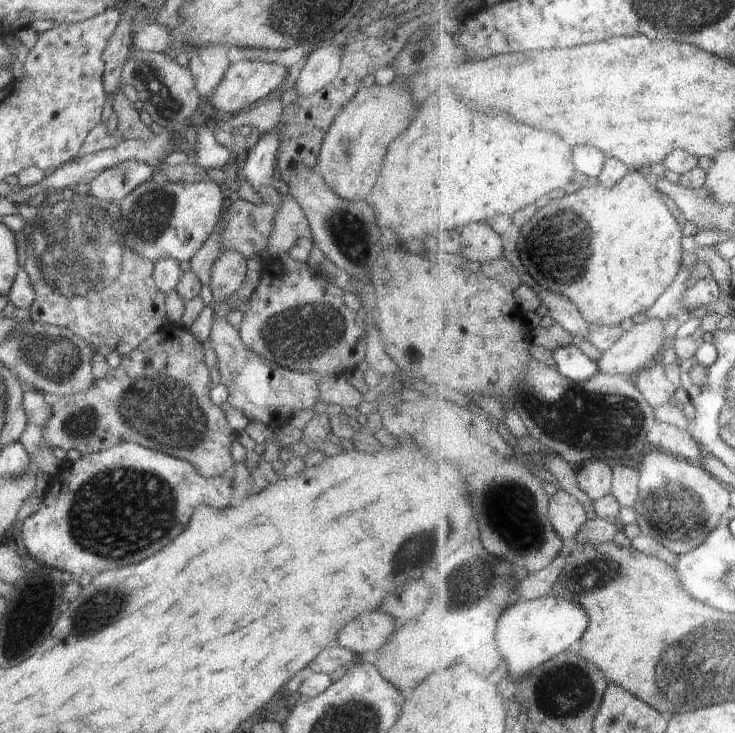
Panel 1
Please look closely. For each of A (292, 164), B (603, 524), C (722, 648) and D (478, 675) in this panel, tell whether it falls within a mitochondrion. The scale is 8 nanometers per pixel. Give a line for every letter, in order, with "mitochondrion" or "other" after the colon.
A: other
B: other
C: mitochondrion
D: other

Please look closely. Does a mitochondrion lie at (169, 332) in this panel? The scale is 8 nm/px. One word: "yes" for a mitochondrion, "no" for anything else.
no

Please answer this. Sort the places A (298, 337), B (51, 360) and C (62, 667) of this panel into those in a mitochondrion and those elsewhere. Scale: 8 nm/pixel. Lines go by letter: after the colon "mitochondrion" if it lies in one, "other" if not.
A: mitochondrion
B: mitochondrion
C: other

